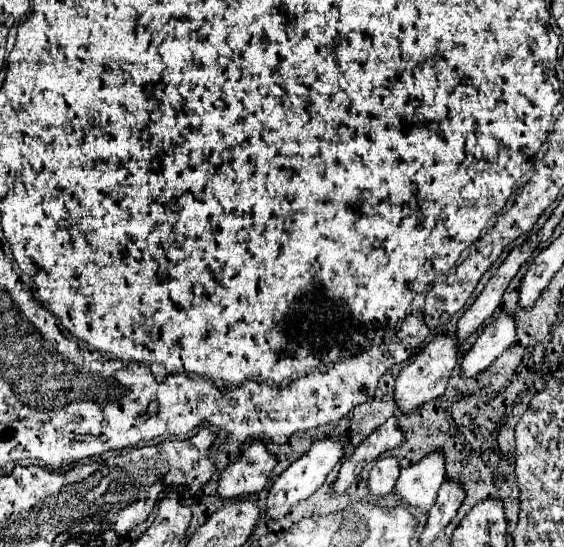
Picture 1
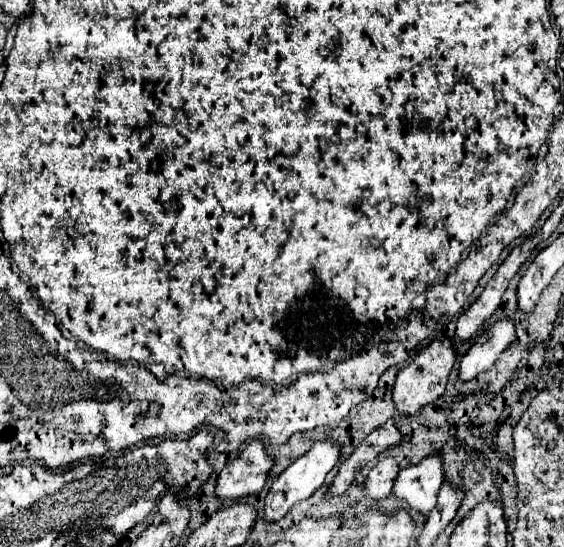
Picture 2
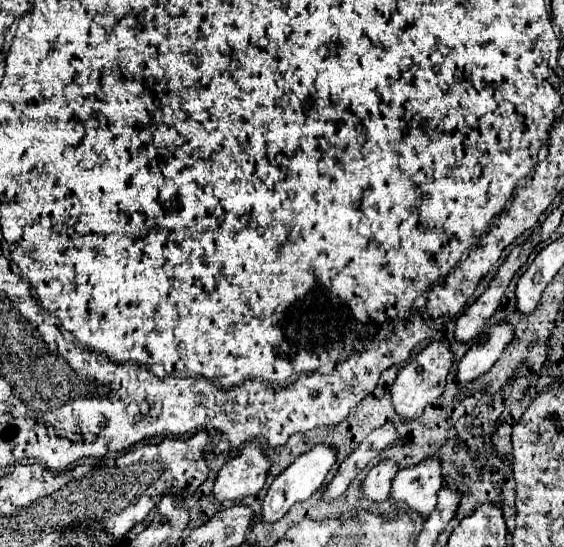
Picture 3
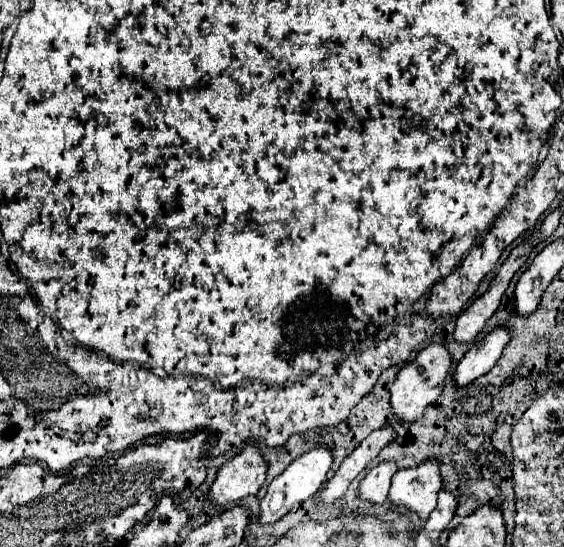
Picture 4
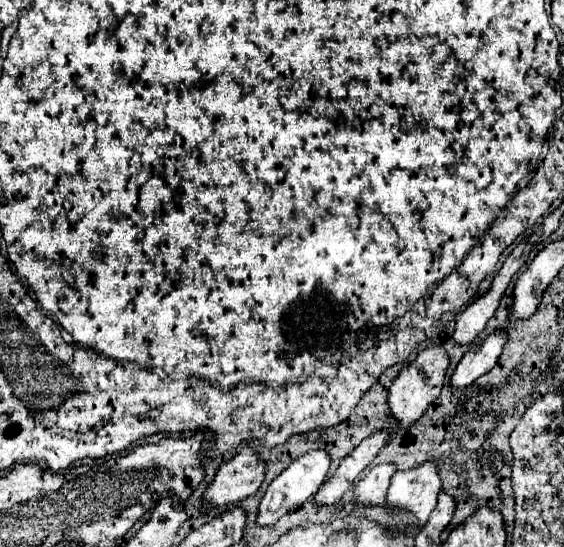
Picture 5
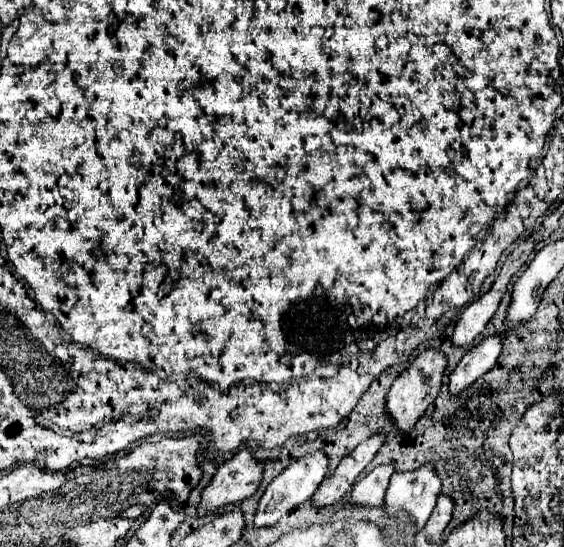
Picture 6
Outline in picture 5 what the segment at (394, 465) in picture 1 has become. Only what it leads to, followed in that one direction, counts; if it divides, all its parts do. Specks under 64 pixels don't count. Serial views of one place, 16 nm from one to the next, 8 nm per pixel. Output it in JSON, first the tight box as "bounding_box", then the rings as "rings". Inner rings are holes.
{"bounding_box":[354,464,396,506],"rings":[[[394,464],[374,466],[354,488],[354,502],[366,506],[382,506],[386,500],[386,490],[390,476],[396,472]]]}

